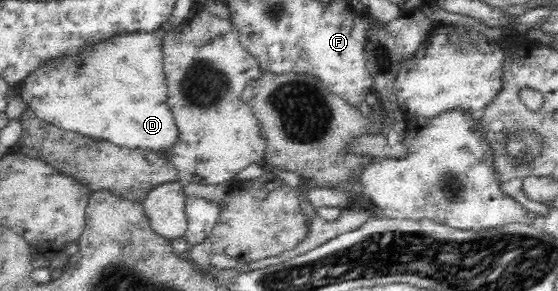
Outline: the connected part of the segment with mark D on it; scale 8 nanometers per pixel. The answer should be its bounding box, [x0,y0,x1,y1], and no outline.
[20,29,180,154]

